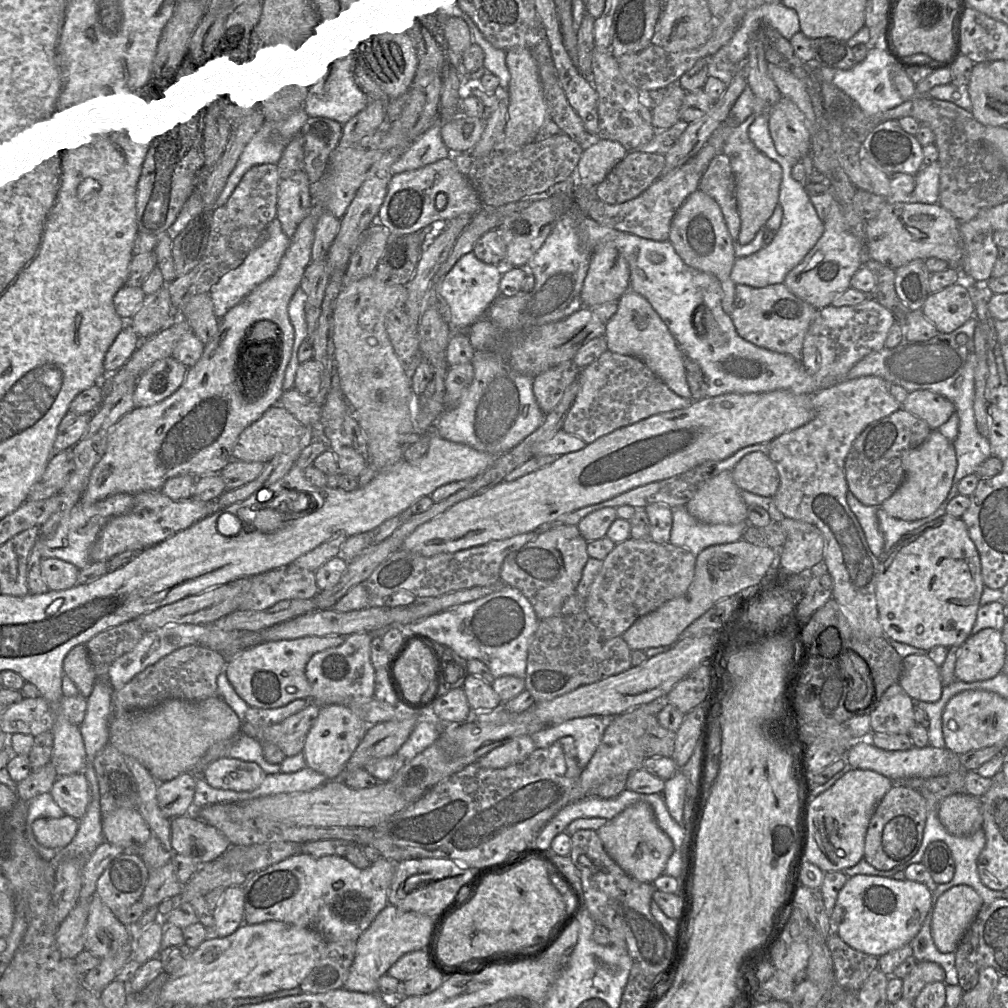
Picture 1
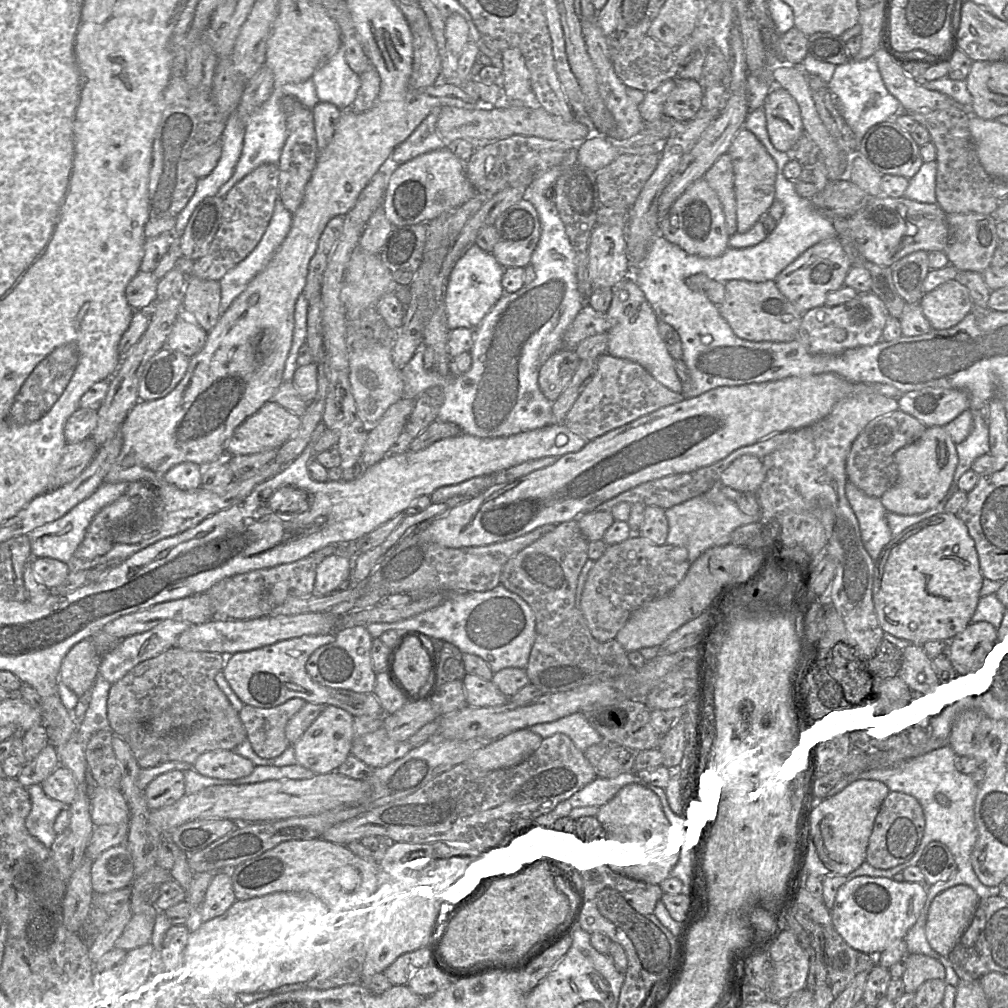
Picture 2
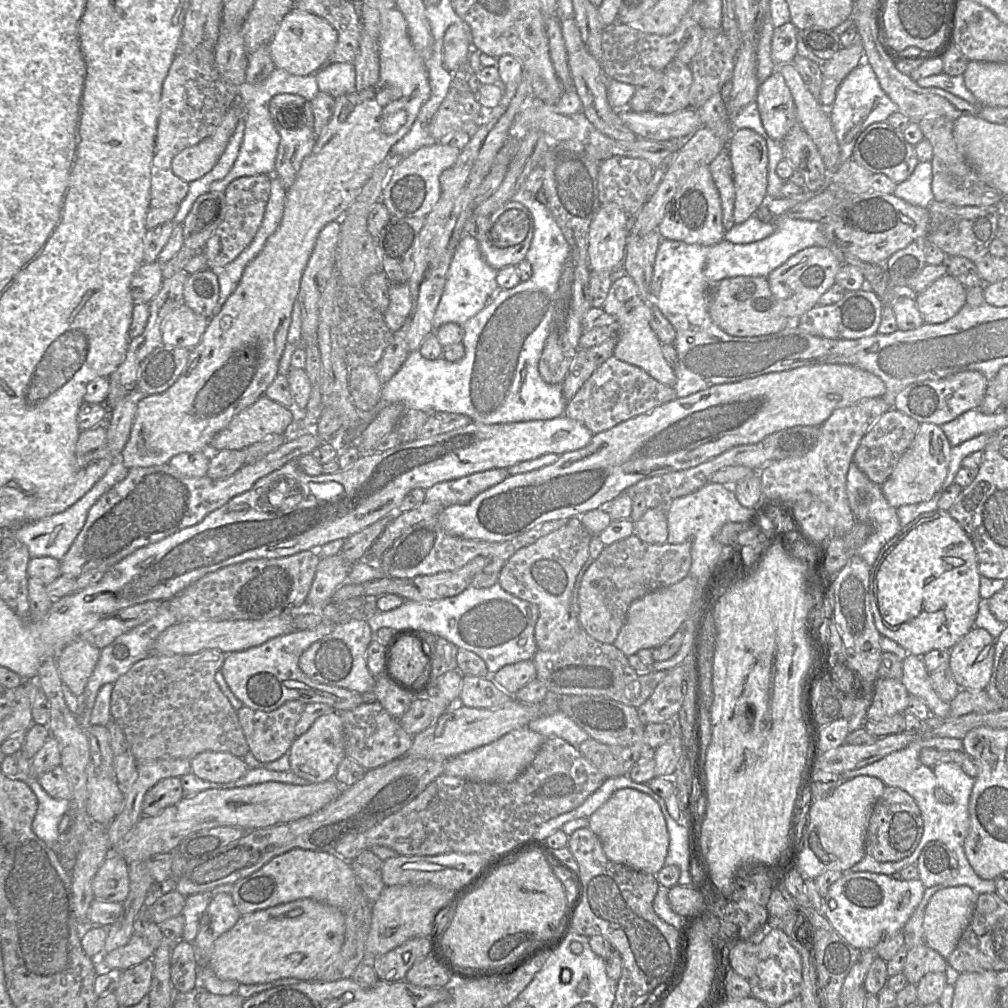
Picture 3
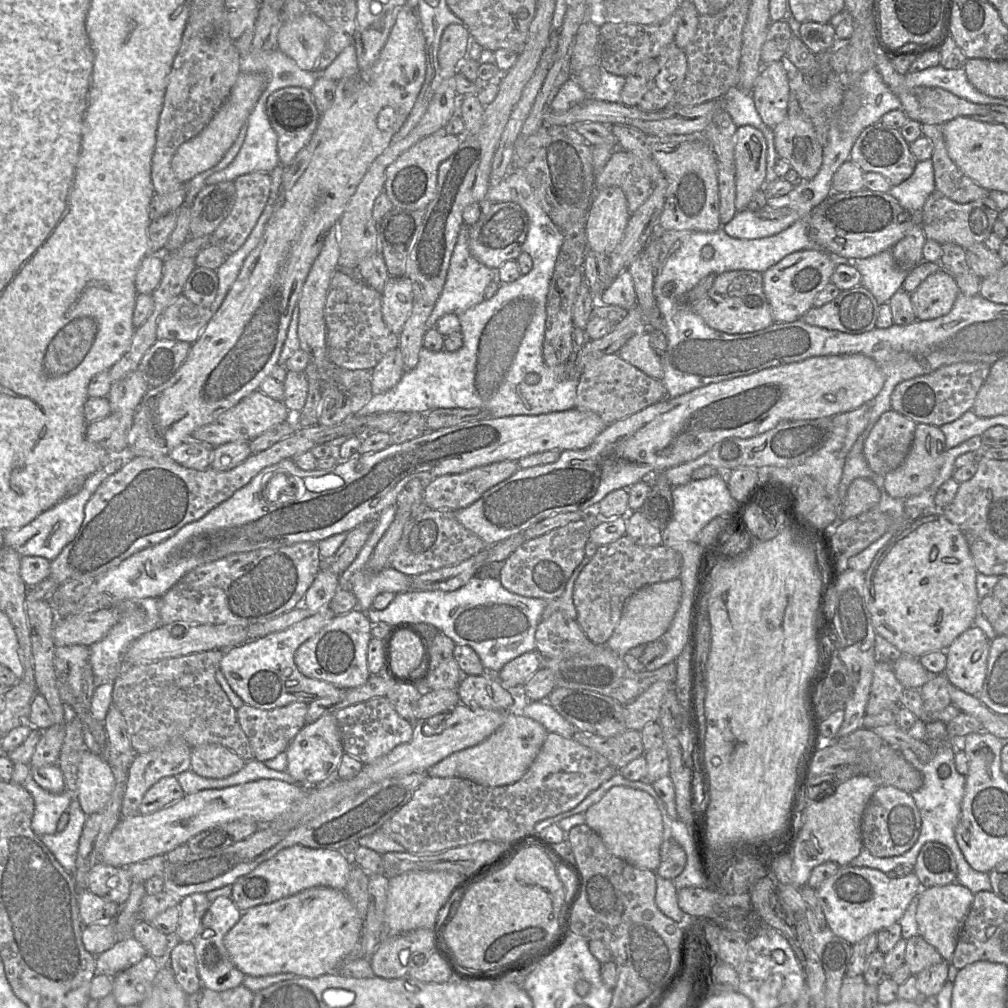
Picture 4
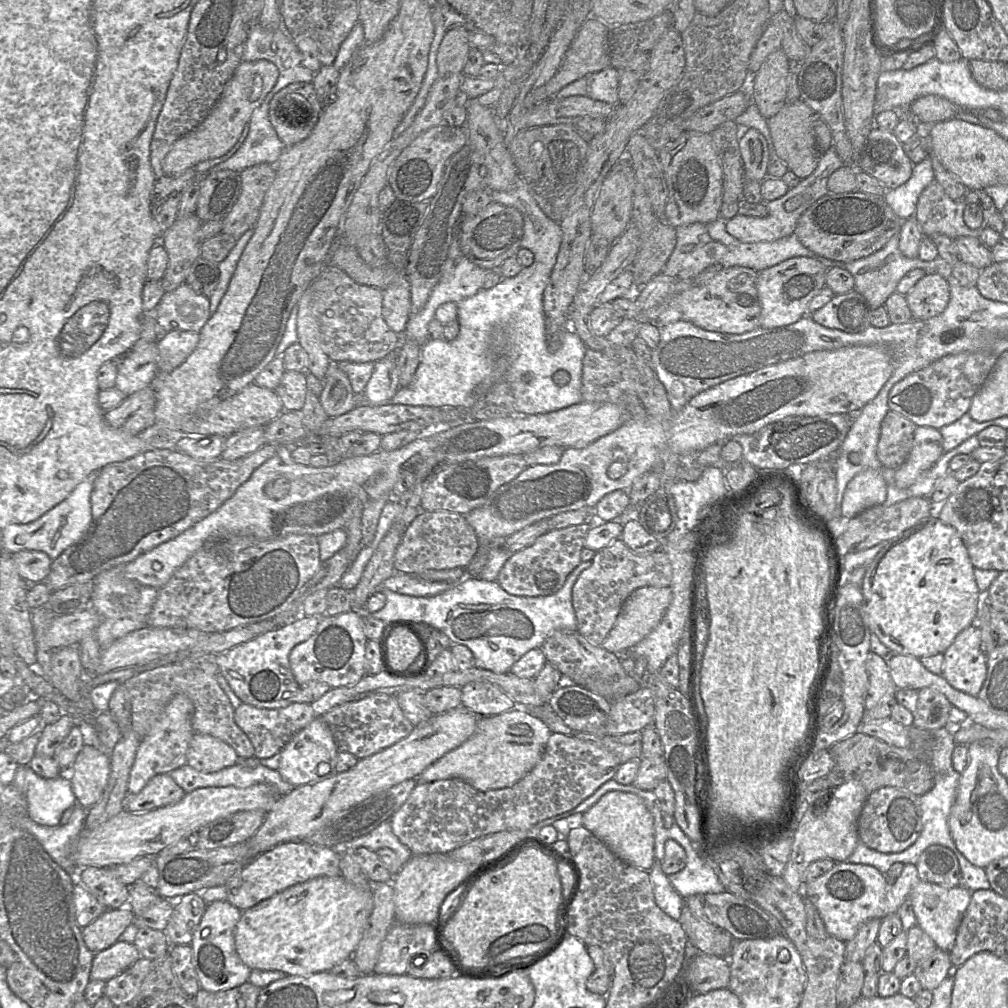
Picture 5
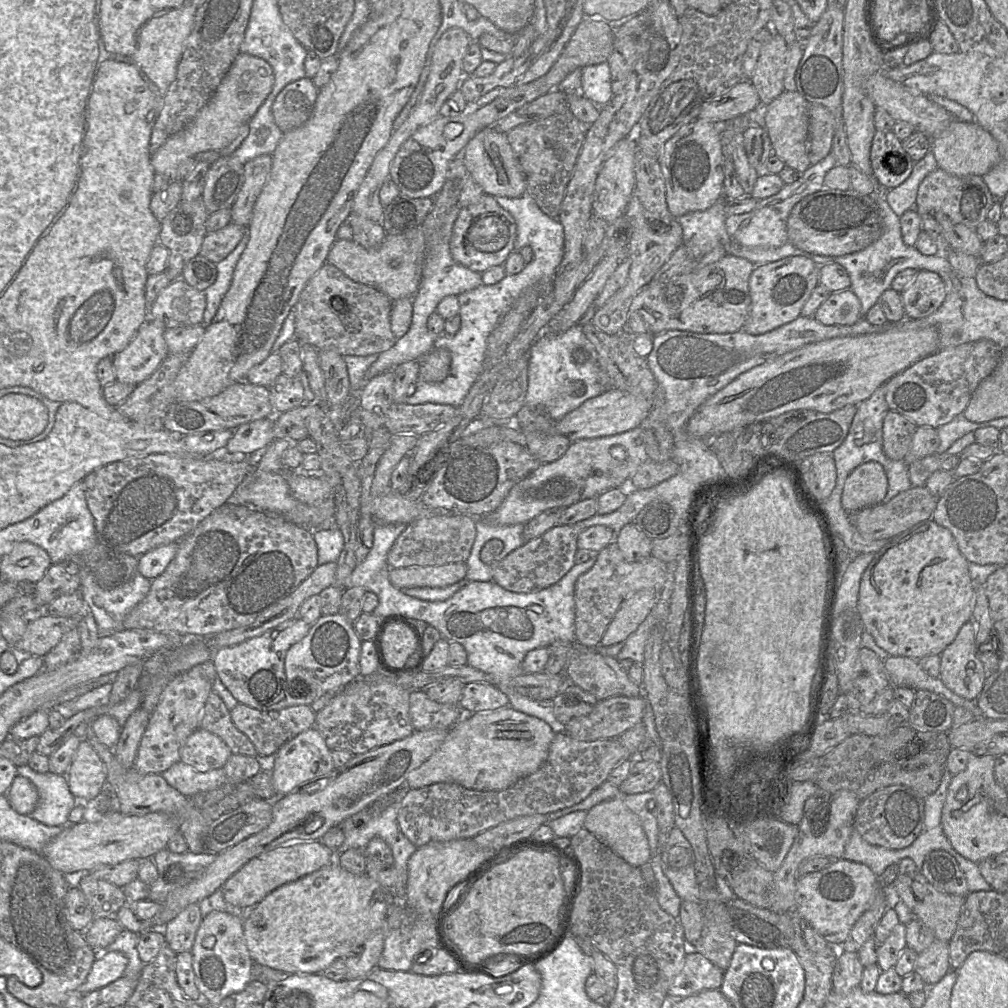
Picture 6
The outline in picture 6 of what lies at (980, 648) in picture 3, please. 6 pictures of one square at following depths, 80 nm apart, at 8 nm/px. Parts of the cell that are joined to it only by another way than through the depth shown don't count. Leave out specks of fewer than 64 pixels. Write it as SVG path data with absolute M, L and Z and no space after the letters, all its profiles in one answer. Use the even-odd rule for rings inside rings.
M969 620L955 639L940 654L940 675L943 684L955 694L975 701L981 693L987 673L976 656L976 626Z

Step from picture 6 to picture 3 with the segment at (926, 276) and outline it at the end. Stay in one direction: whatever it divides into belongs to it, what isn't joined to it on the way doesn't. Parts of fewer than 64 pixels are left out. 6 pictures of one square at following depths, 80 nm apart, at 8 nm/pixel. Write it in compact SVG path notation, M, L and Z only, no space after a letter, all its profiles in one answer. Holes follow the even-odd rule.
M946 274L914 296L926 324L940 324L954 317L967 303L966 287Z

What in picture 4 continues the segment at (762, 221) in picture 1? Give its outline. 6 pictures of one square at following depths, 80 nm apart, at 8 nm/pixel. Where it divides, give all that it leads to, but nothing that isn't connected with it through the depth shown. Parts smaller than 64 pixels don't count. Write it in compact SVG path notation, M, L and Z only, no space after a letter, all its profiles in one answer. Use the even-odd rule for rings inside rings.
M744 125L734 137L737 212L748 208L754 193L766 184L767 142L757 128Z

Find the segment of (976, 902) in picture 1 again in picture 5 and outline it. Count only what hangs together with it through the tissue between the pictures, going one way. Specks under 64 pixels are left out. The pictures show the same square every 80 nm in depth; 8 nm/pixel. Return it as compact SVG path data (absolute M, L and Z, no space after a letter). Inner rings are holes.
M920 880L911 890L909 899L912 902L917 925L933 939L938 948L950 953L971 896L972 892L964 885L945 888Z

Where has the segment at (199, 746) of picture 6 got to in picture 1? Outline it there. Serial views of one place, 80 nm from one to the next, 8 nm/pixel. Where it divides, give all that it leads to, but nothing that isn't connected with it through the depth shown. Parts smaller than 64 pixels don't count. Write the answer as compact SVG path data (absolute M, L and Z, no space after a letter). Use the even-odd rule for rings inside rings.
M227 756L209 763L202 773L210 786L237 792L257 788L267 775L255 762Z

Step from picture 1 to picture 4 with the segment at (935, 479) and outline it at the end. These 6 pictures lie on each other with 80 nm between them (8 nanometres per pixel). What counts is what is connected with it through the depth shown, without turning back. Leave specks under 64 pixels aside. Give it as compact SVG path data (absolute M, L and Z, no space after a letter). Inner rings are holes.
M918 424L911 449L903 464L885 476L884 487L893 498L906 499L926 490L935 480L947 452L946 439L942 430L930 424Z

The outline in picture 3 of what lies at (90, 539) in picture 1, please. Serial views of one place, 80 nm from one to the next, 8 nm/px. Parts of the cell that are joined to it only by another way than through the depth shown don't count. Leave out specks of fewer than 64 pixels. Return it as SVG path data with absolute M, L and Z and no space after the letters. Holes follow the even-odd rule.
M119 458L114 460L105 474L94 484L94 486L77 502L61 513L57 513L35 522L26 522L18 525L10 535L17 538L28 549L31 557L50 556L60 561L67 553L77 535L82 530L92 505L110 488L123 480L128 470Z

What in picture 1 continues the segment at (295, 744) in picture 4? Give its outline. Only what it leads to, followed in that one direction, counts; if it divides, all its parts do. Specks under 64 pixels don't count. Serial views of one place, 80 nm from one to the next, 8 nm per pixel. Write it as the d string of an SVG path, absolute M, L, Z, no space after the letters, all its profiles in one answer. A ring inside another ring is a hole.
M347 705L321 706L319 714L307 734L302 750L307 767L323 774L328 780L340 778L346 763L365 735L368 726Z

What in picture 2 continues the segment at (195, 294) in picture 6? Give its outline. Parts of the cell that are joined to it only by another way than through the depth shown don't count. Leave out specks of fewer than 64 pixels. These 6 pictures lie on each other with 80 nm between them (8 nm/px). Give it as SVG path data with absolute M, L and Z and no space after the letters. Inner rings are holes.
M181 313L168 335L166 346L191 358L202 350L206 340L207 332Z

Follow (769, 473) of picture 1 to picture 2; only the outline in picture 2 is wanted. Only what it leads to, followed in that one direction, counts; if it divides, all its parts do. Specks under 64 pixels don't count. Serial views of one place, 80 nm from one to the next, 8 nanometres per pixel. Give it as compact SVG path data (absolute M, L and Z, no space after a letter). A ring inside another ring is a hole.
M743 455L735 460L720 476L719 485L743 493L757 493L766 477L762 459Z

